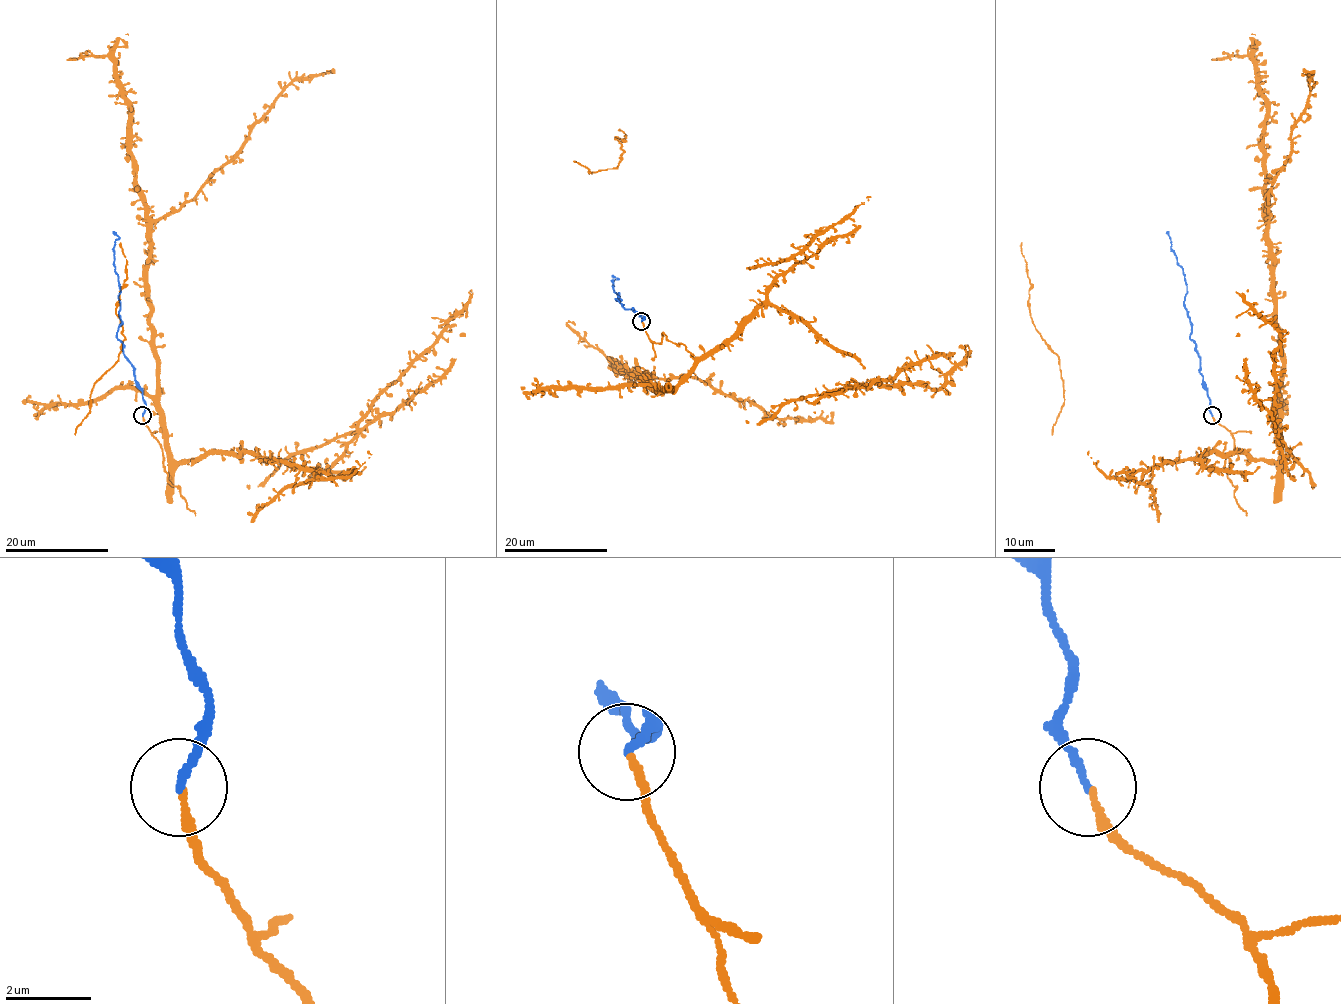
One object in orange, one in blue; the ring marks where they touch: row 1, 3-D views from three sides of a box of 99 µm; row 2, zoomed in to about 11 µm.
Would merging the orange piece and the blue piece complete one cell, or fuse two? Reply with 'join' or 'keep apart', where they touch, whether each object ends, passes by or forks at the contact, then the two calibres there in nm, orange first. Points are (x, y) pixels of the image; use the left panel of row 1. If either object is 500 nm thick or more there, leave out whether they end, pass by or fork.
join; at (142, 415); orange ends there; blue ends there; 170 nm thick on the orange side, 180 nm on the other

